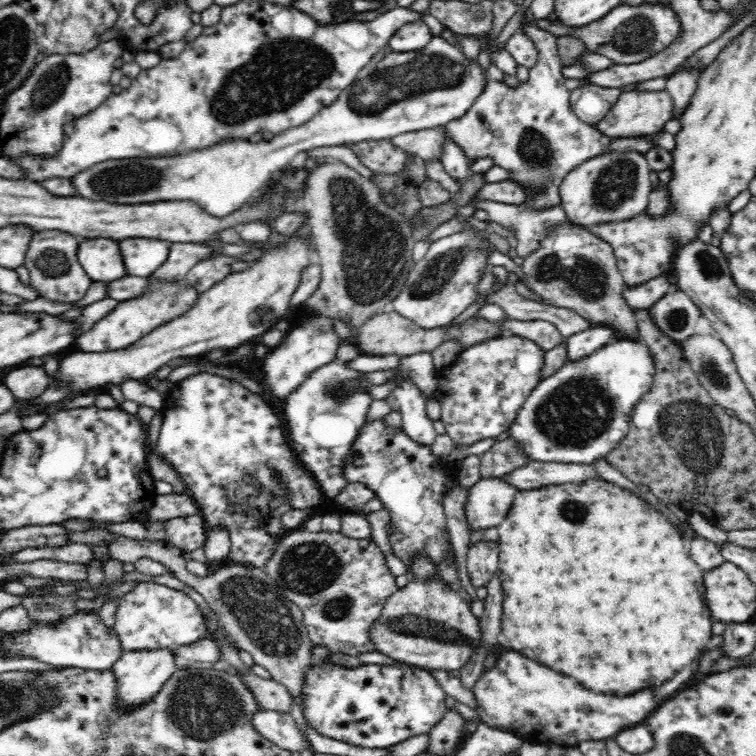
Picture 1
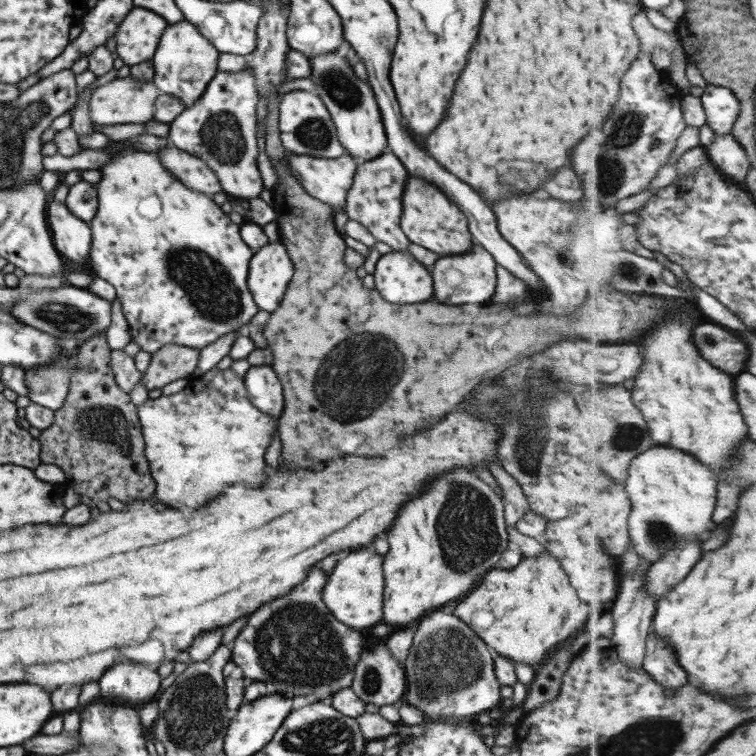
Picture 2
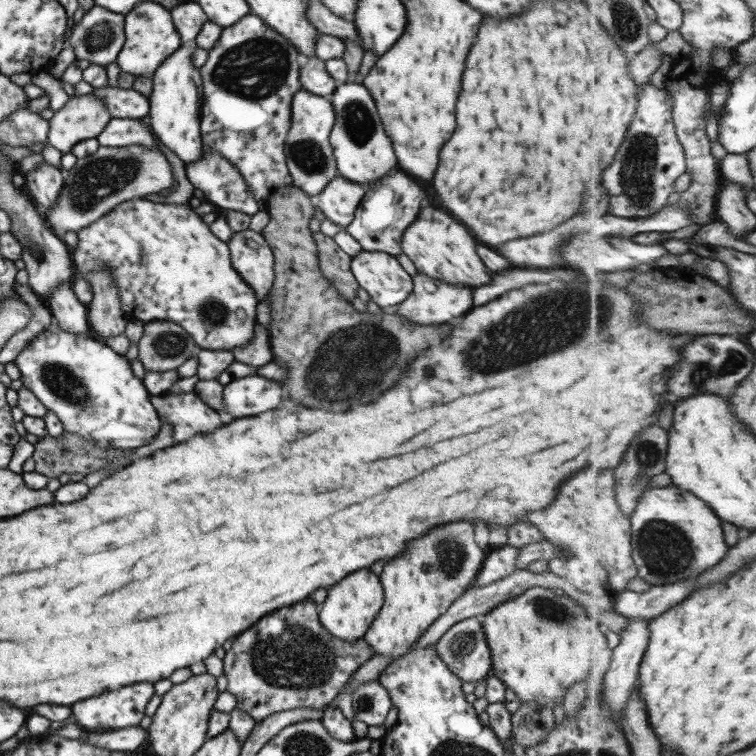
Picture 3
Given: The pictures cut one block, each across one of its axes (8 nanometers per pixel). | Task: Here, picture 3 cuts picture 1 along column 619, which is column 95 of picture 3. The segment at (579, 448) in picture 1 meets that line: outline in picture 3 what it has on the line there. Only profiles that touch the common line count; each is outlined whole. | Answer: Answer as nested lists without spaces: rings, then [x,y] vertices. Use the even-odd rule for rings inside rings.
[[[54,321],[43,331],[37,334],[28,346],[21,348],[21,352],[13,360],[19,369],[18,379],[22,386],[30,390],[47,411],[57,416],[64,431],[97,442],[99,448],[125,450],[147,446],[159,432],[159,415],[150,403],[150,394],[147,393],[141,379],[135,377],[129,368],[130,363],[125,355],[113,352],[113,349],[97,338],[62,332]]]

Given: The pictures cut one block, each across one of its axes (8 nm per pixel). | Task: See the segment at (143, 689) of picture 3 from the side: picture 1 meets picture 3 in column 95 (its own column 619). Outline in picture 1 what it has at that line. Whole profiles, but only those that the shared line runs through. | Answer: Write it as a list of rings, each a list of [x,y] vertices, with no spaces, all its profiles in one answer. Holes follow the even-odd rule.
[[[502,651],[496,660],[494,668],[484,672],[479,682],[472,688],[478,705],[476,711],[486,725],[497,728],[504,726],[509,732],[522,738],[526,743],[538,743],[543,745],[558,744],[558,746],[578,746],[581,742],[588,740],[603,740],[614,738],[619,732],[638,725],[646,720],[652,710],[662,702],[656,698],[656,690],[660,686],[642,688],[628,696],[608,696],[608,694],[596,694],[588,688],[584,688],[580,682],[572,680],[571,677],[555,672],[552,668],[546,668],[542,664],[536,664],[528,658],[524,658],[518,652]],[[588,706],[590,712],[584,712],[582,708]]]

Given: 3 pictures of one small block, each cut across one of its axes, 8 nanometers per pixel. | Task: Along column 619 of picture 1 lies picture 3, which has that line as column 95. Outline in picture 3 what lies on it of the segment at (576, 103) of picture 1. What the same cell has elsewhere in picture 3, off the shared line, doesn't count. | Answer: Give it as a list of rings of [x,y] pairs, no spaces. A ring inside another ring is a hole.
[[[109,86],[101,89],[93,89],[90,93],[96,100],[101,100],[110,119],[141,119],[148,114],[148,99],[144,98],[135,90],[111,88]]]

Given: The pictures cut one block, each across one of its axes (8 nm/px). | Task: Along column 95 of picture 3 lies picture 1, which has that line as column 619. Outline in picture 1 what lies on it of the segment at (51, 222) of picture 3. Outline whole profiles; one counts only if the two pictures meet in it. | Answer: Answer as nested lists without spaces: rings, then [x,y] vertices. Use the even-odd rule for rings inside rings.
[[[638,150],[604,151],[568,172],[560,184],[561,206],[578,225],[630,219],[648,208],[653,190],[650,172],[648,159]]]

